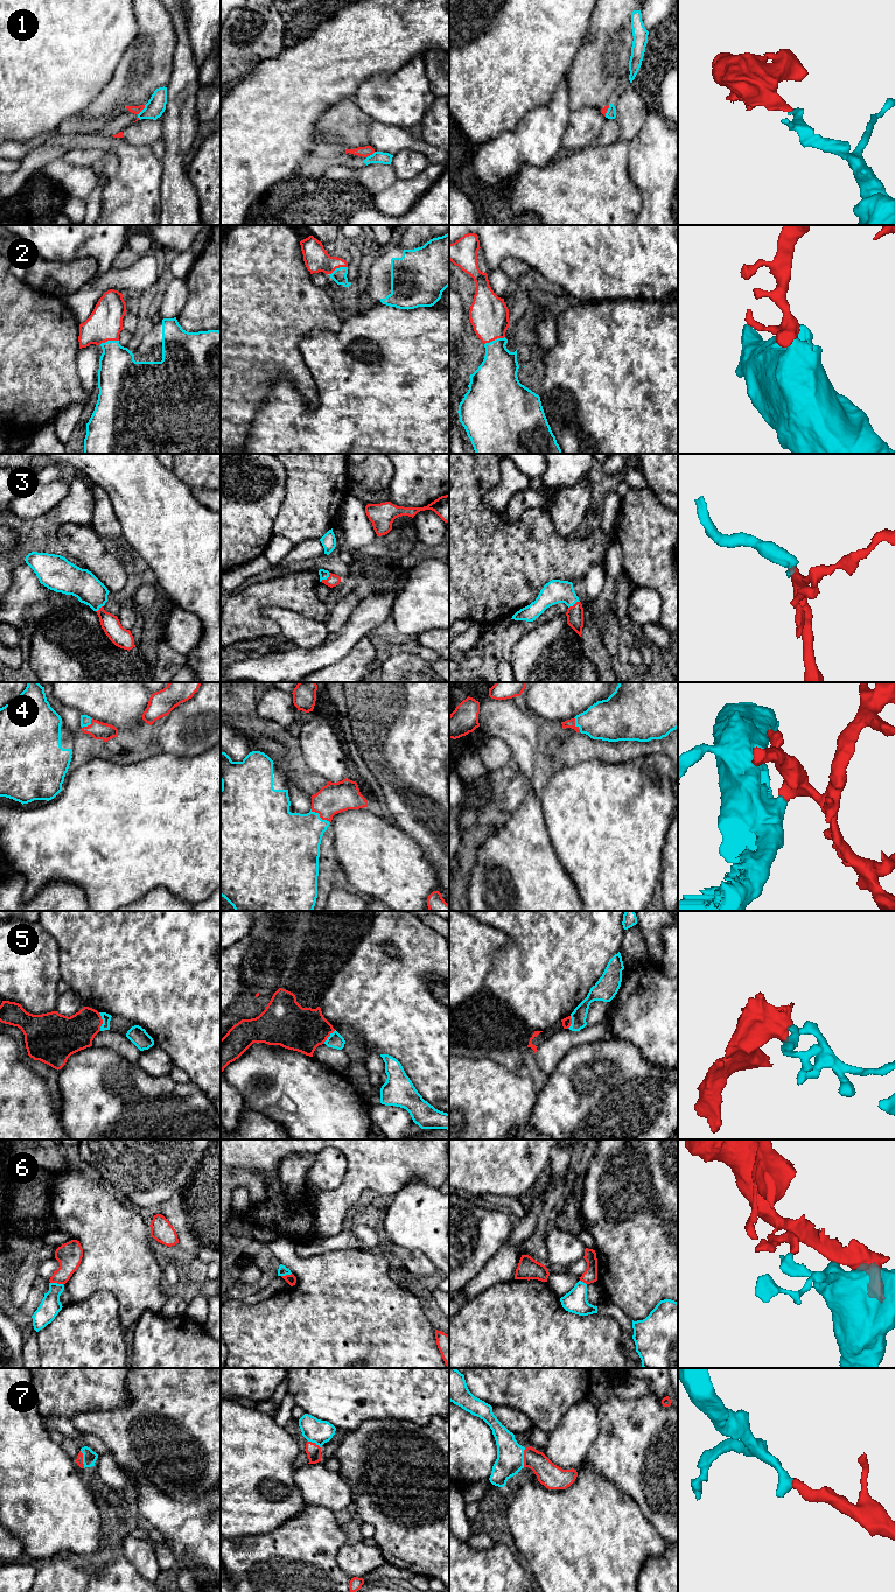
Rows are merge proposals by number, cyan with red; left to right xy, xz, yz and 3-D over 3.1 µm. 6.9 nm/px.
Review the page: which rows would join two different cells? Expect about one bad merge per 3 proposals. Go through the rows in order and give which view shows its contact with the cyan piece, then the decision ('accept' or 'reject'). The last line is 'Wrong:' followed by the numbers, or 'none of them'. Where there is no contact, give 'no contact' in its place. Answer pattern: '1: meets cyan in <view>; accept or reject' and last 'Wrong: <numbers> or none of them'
1: meets cyan in xy; reject
2: meets cyan in yz; accept
3: meets cyan in xz; accept
4: meets cyan in xz; accept
5: meets cyan in xy; reject
6: meets cyan in xy; reject
7: meets cyan in yz; accept
Wrong: 1, 5, 6

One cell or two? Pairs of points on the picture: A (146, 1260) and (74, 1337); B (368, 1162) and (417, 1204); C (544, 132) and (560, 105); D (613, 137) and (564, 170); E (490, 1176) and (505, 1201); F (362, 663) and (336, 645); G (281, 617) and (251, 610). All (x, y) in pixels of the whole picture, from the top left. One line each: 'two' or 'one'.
A: two
B: two
C: one
D: two
E: two
F: two
G: two

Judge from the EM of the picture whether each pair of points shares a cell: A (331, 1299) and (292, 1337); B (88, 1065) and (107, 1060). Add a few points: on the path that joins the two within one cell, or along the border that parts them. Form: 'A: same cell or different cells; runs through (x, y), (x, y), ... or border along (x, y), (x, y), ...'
A: same cell; runs through (322, 1309), (301, 1330)
B: same cell; runs through (92, 1065), (103, 1065)

